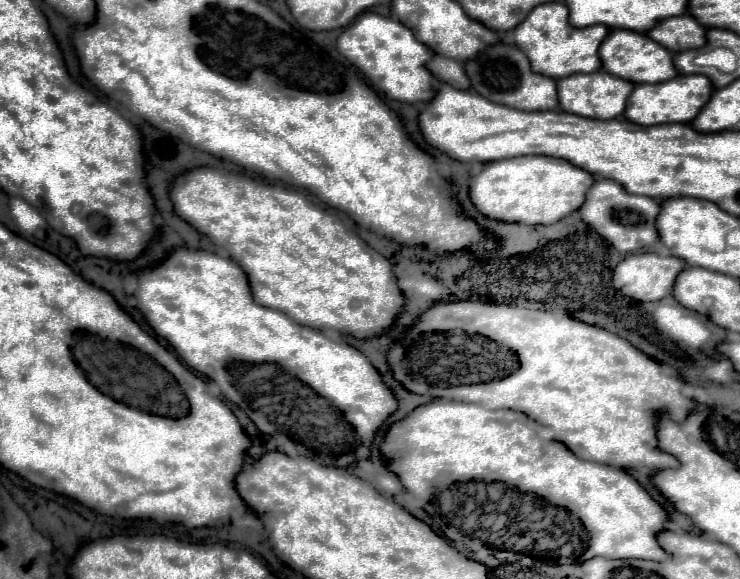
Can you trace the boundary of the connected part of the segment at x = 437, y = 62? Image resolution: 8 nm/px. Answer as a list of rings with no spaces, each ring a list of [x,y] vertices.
[[[436,54],[430,62],[428,62],[428,68],[432,70],[432,74],[444,82],[444,84],[450,84],[454,88],[464,88],[464,90],[470,90],[468,88],[468,76],[464,76],[464,66],[456,60],[448,60],[440,54]]]

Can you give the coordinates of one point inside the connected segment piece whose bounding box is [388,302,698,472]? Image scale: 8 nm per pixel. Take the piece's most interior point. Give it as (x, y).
(602, 397)

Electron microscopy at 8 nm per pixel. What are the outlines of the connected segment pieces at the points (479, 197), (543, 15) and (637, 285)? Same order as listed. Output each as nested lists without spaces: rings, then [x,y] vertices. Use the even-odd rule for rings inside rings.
[[[518,156],[488,164],[478,176],[472,176],[470,198],[484,216],[494,220],[518,224],[556,224],[556,220],[562,220],[584,204],[584,192],[588,192],[594,182],[596,178],[590,172],[584,172],[584,168],[572,168],[568,160],[556,160],[552,156]]]
[[[548,2],[536,6],[530,16],[514,28],[514,40],[528,56],[534,72],[558,80],[572,74],[598,72],[600,60],[596,60],[596,48],[600,48],[600,40],[604,40],[608,32],[610,30],[604,28],[604,24],[596,24],[592,28],[572,28],[572,24],[568,24],[568,8],[564,8],[562,2]]]
[[[654,252],[646,254],[630,254],[614,268],[614,286],[622,290],[622,294],[638,300],[638,302],[656,302],[674,292],[676,276],[684,272],[684,260],[676,260],[676,256],[660,256]]]

